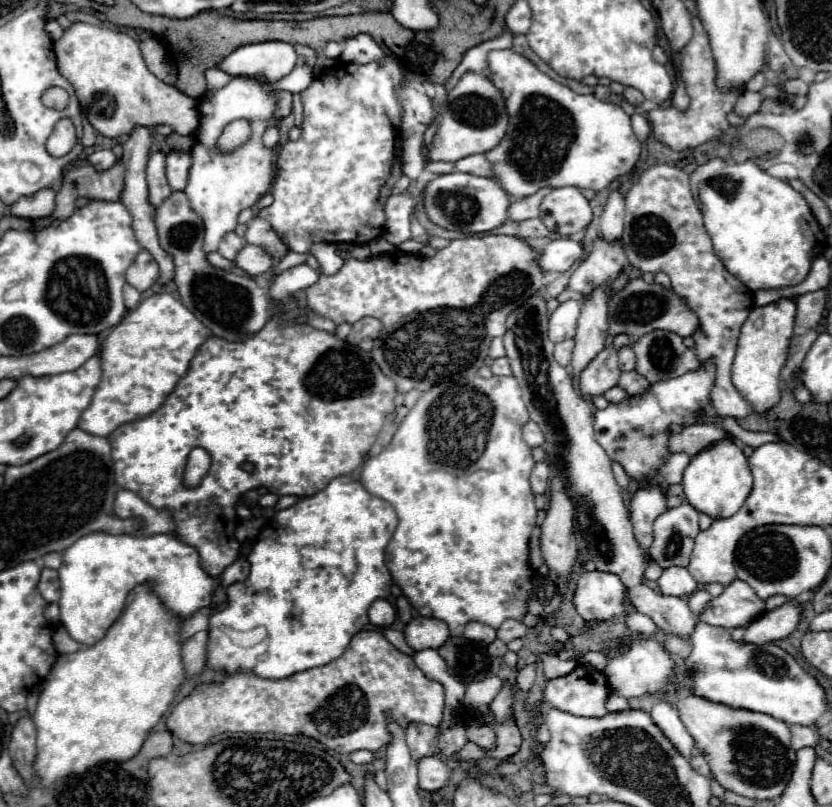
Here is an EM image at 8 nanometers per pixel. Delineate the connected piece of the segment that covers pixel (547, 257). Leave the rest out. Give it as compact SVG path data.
M570 238L552 240L540 258L540 266L548 272L566 272L584 256L584 246Z

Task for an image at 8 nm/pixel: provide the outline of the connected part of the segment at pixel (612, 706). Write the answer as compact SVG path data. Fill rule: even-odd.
M610 694L608 700L606 700L606 708L610 712L618 712L618 710L626 710L628 708L628 700L624 696L616 696L616 694Z

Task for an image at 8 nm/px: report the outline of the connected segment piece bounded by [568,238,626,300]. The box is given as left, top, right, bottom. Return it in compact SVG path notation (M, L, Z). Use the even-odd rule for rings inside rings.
M602 238L594 242L594 252L572 272L570 290L576 290L584 300L600 286L614 282L626 266L626 254L620 242L608 244Z

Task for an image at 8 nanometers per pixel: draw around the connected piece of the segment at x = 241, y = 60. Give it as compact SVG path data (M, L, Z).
M260 42L246 44L234 50L218 68L232 76L252 76L266 84L276 84L288 76L298 62L292 44L286 42Z

